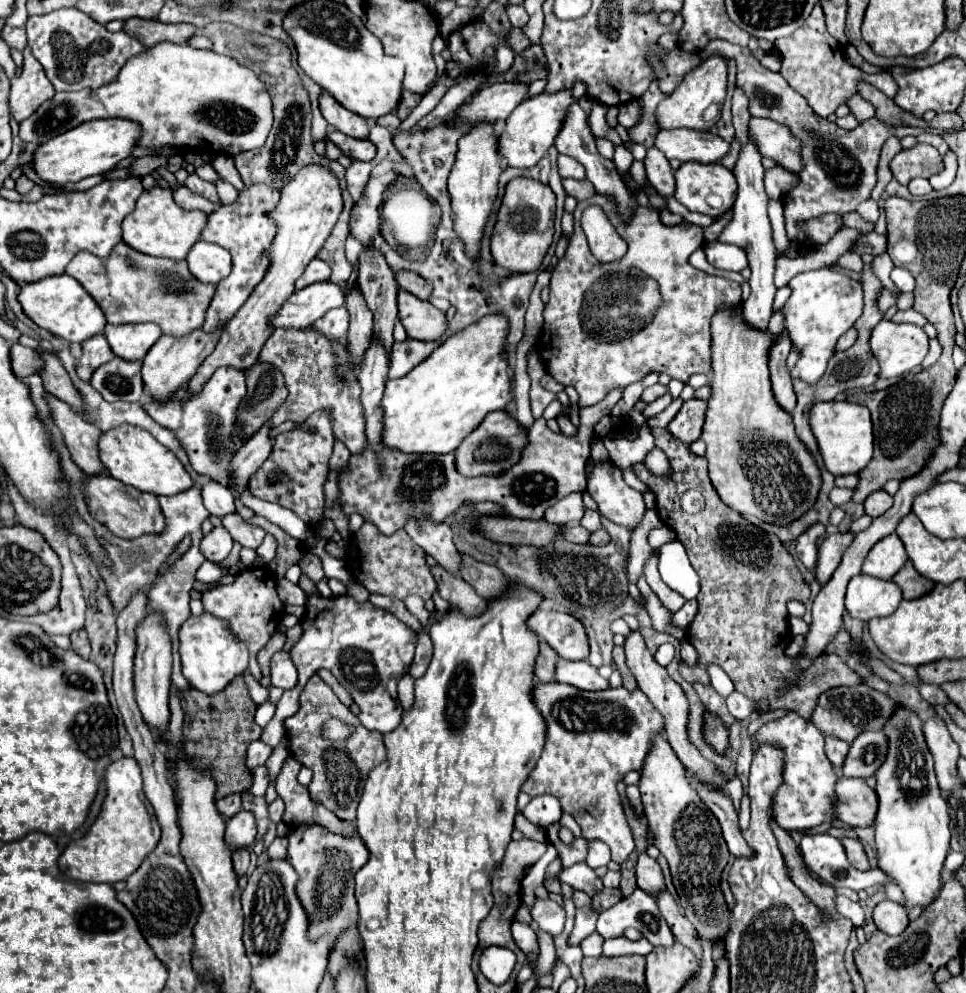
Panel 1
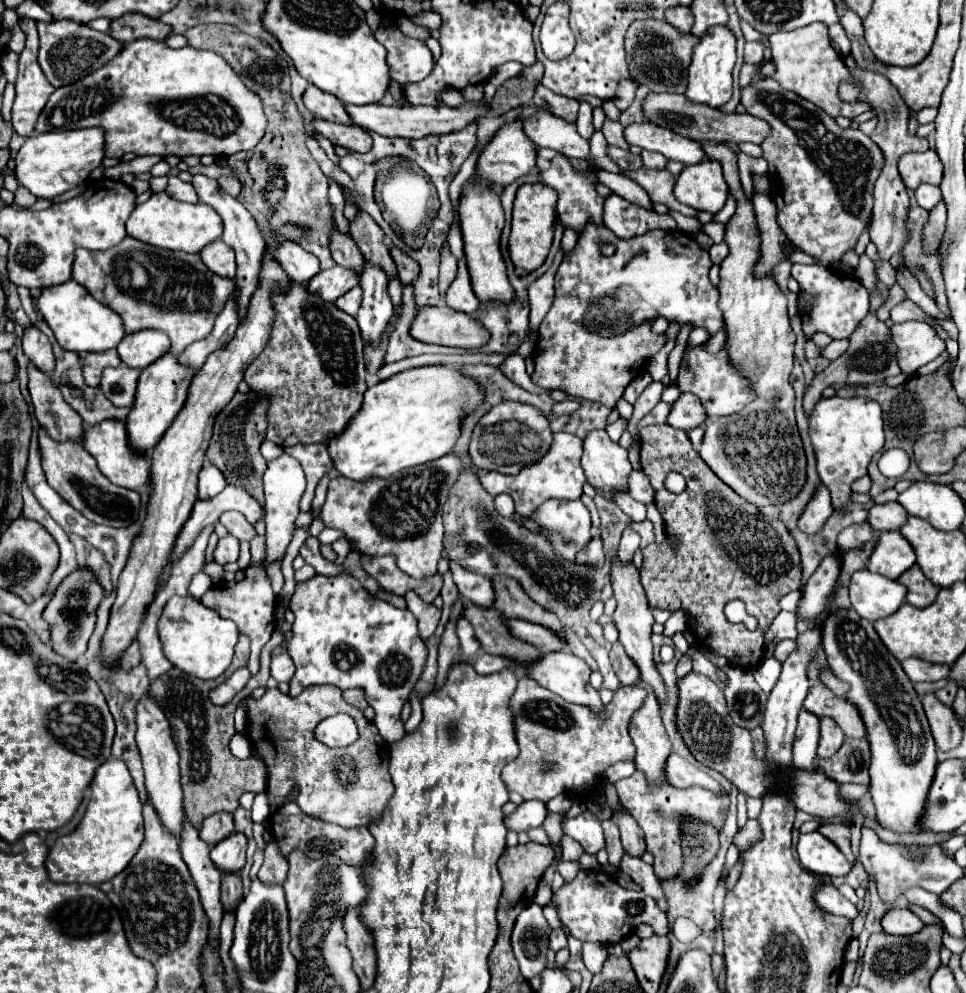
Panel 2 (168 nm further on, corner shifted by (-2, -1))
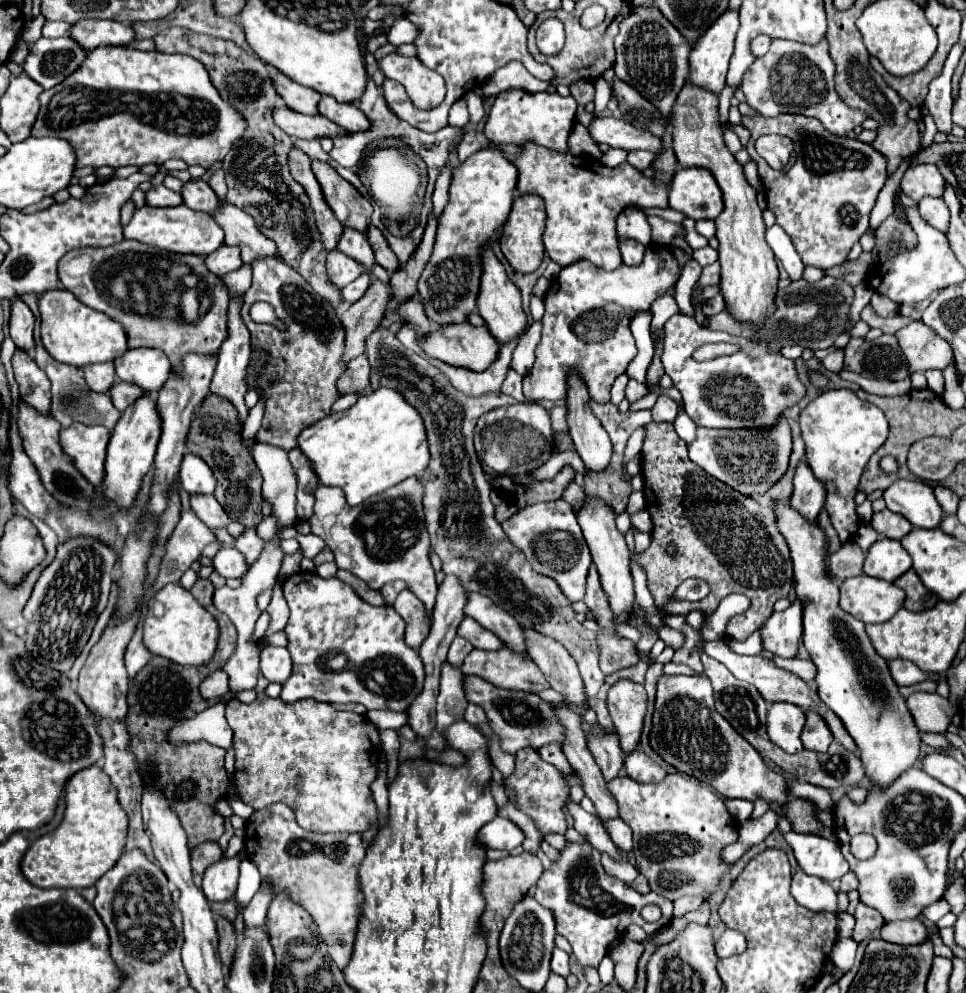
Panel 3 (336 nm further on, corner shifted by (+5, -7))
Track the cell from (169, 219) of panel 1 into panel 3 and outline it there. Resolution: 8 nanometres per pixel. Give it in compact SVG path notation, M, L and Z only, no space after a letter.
M144 205L144 207L136 209L132 221L124 227L124 237L164 249L164 251L172 251L172 253L192 253L192 255L204 257L222 245L224 231L220 229L220 225L214 221L212 215L194 211L184 205L178 205L178 207Z

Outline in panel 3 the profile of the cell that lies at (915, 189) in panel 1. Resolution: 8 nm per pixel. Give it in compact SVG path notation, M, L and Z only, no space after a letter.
M924 197L924 199L920 199L918 201L918 211L920 211L924 221L928 221L932 227L946 233L950 211L948 211L946 203L940 197Z

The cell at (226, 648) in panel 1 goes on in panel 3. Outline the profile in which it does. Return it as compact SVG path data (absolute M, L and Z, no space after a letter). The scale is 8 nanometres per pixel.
M170 583L160 589L148 603L151 604L148 604L144 618L144 645L148 651L152 651L152 655L170 659L182 667L204 667L212 661L218 649L220 627L216 619L198 605L190 591L178 583Z

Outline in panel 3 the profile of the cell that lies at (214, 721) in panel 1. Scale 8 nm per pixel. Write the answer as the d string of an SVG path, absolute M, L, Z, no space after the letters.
M200 579L194 583L190 589L194 599L214 615L214 619L220 625L220 645L214 655L214 663L208 663L208 667L196 669L196 667L180 667L168 659L152 657L152 663L136 675L136 679L130 681L130 691L128 691L128 731L132 737L132 749L138 757L138 765L142 763L156 763L160 771L160 785L164 787L164 793L170 801L170 807L178 813L180 823L188 835L190 847L202 841L216 841L224 833L224 817L214 811L214 803L220 799L238 799L234 781L230 783L230 777L224 769L224 749L210 745L206 741L196 741L196 743L182 743L182 745L172 745L166 737L170 729L200 711L208 709L210 703L204 701L198 693L198 685L212 675L214 671L222 669L224 663L232 657L236 651L236 627L228 619L228 615L218 613L212 605L212 593L214 585L210 579Z

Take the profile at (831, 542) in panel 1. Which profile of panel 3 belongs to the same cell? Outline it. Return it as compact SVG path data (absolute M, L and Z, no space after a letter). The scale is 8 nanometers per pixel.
M796 597L790 607L782 613L772 613L772 617L762 627L764 649L780 657L796 657L798 639L802 637L804 625L804 603Z

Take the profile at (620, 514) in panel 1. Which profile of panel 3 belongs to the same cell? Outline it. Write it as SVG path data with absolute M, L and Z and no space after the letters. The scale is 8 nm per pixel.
M572 373L568 391L568 427L570 437L576 445L576 453L584 461L586 469L602 473L608 469L612 459L612 443L600 421L592 415L588 403L588 391L584 383Z

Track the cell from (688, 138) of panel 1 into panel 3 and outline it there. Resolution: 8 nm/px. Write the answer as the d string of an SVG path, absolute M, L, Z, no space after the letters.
M612 117L594 119L590 125L590 135L596 143L606 143L608 147L616 147L624 151L644 149L660 155L664 149L664 143L660 141L660 137L654 137L648 131L640 131L626 121L612 119Z

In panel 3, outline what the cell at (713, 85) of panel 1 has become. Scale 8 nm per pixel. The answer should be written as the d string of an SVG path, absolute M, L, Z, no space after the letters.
M724 11L710 27L708 31L694 43L690 51L690 73L688 81L700 89L706 89L710 93L720 93L726 85L726 73L728 73L728 61L734 51L734 37L738 31L738 11Z

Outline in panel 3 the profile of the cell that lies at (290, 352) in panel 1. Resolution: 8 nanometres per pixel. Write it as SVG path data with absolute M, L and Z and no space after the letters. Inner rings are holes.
M258 259L252 271L254 279L252 287L244 293L242 319L252 335L252 357L246 385L264 399L264 419L256 441L290 451L298 447L296 439L300 431L324 419L332 411L332 405L342 397L336 389L336 381L346 371L346 361L342 359L346 331L336 317L334 307L286 263L276 259ZM256 301L270 303L286 329L280 331L272 323L254 323L250 307Z

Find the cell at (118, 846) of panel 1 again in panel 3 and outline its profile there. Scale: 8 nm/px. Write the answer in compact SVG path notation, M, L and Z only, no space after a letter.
M86 767L78 771L66 789L66 813L58 829L36 839L24 859L22 873L36 887L72 887L86 889L92 887L104 873L108 873L114 863L124 853L128 835L128 815L118 803L118 791L110 777L98 767Z

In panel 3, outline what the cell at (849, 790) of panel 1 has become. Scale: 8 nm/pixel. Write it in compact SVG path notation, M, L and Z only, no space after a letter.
M662 675L660 677L658 693L656 693L656 711L652 717L650 745L654 747L654 751L662 755L666 763L670 763L672 767L676 767L678 771L690 777L700 779L702 783L712 785L720 795L728 799L746 799L746 801L764 799L766 803L778 803L780 807L784 807L790 799L788 781L780 773L772 771L756 753L756 749L742 735L738 735L718 711L714 711L714 691L706 675L672 675L672 677Z

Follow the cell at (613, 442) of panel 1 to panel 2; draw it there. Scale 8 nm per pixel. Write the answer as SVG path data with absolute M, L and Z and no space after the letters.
M619 417L615 423L611 423L609 427L607 427L607 433L609 433L609 437L613 439L613 441L619 441L619 437L621 437L621 433L627 429L627 419L623 419L623 417Z

